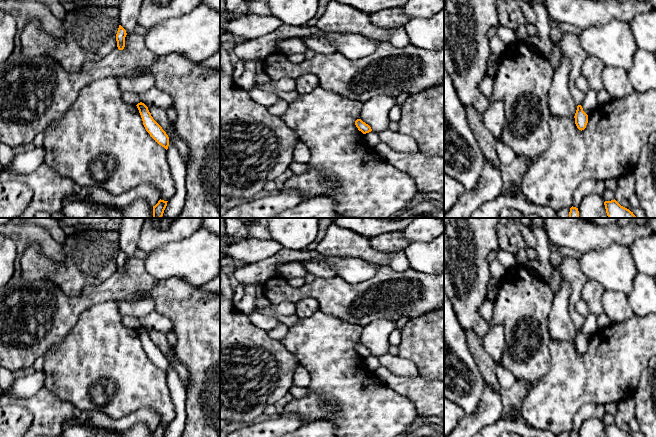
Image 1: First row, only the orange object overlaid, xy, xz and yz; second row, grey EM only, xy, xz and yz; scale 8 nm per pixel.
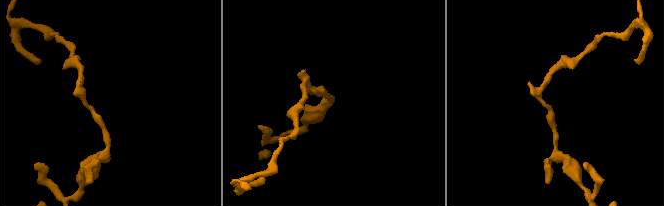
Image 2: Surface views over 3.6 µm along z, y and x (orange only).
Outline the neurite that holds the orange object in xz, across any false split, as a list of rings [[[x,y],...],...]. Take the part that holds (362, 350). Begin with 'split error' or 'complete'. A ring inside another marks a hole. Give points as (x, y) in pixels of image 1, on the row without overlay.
complete; [[[357,343],[355,345],[355,349],[358,352],[358,354],[361,355],[363,358],[366,358],[372,355],[371,351],[365,346],[363,346],[361,343]]]

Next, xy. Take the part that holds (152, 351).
complete; [[[140,326],[136,330],[139,334],[146,355],[159,369],[167,374],[169,370],[169,361],[166,356],[153,343],[148,331],[144,327]]]

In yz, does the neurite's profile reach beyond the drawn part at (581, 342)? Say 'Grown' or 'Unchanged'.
Unchanged

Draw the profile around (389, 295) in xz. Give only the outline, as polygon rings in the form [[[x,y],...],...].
[[[381,265],[373,277],[361,283],[349,283],[339,276],[332,278],[316,277],[312,283],[306,283],[299,288],[292,287],[288,280],[282,276],[274,276],[265,282],[264,292],[272,305],[285,301],[296,304],[301,299],[313,298],[319,303],[320,311],[323,313],[354,325],[365,326],[377,320],[398,321],[402,317],[414,318],[424,313],[442,309],[444,306],[444,272],[436,275],[421,273],[413,269],[397,272],[388,265]]]

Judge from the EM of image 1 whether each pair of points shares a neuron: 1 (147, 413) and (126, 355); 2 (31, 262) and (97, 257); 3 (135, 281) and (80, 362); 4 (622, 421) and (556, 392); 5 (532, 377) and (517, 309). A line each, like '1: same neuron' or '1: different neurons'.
1: different neurons
2: same neuron
3: different neurons
4: different neurons
5: same neuron

